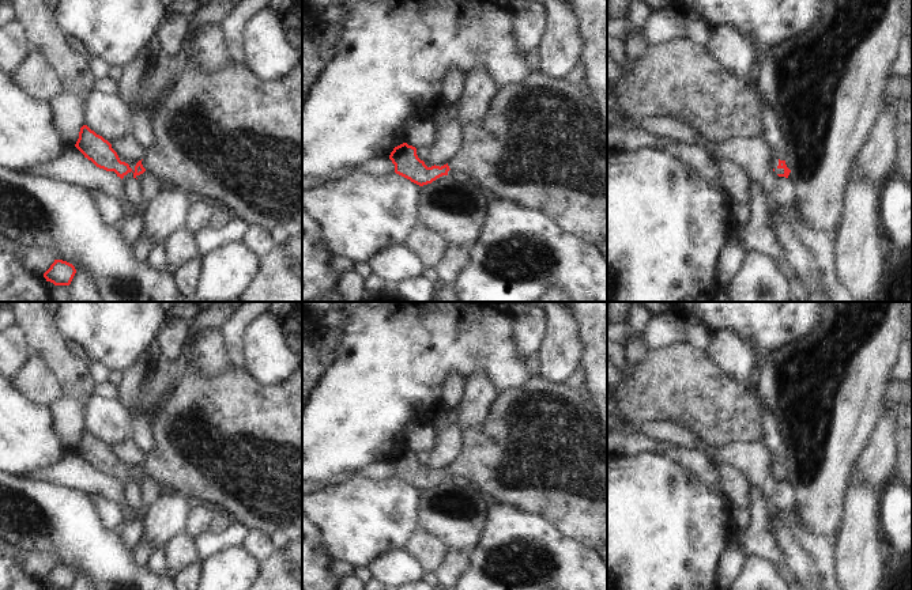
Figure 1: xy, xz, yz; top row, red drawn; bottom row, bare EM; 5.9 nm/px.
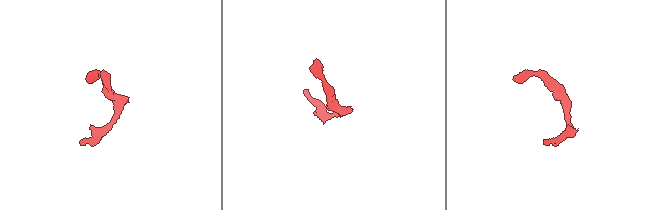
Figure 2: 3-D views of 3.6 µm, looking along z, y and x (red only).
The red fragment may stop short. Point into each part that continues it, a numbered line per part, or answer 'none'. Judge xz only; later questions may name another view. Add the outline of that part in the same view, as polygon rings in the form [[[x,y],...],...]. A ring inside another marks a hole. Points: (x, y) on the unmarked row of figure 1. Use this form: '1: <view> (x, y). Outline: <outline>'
1: xz (539, 450). Outline: [[[540,375],[525,385],[501,393],[489,416],[463,432],[463,449],[448,466],[451,474],[466,477],[495,503],[512,504],[553,523],[562,534],[593,549],[607,546],[607,440],[592,421],[577,390],[547,382]]]

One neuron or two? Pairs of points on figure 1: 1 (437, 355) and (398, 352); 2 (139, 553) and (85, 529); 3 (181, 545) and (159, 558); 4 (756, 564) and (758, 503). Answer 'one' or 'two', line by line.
1: one
2: two
3: two
4: two

